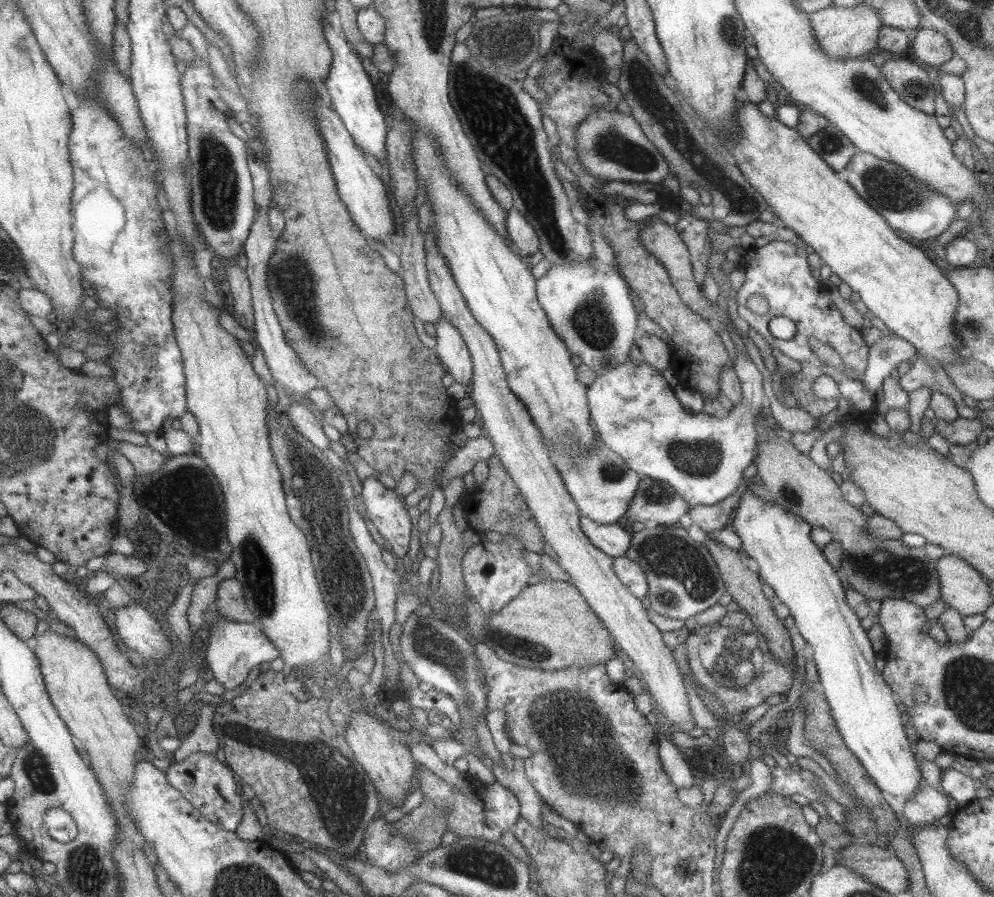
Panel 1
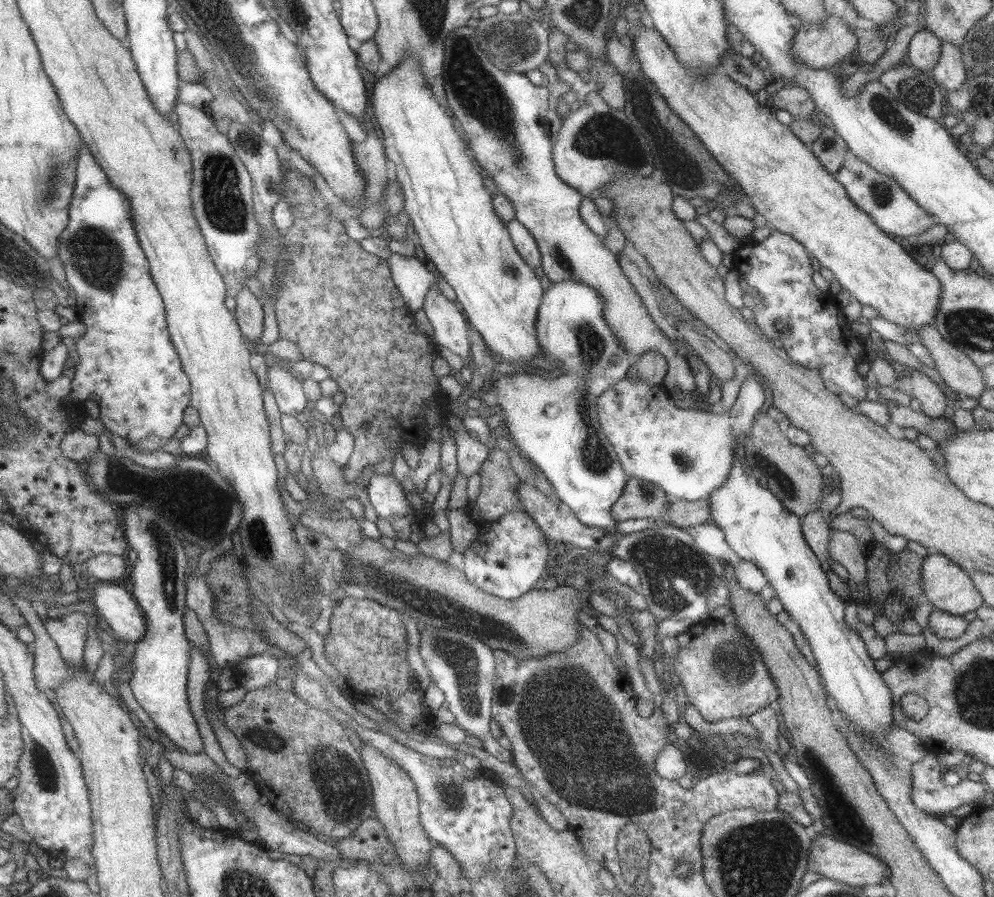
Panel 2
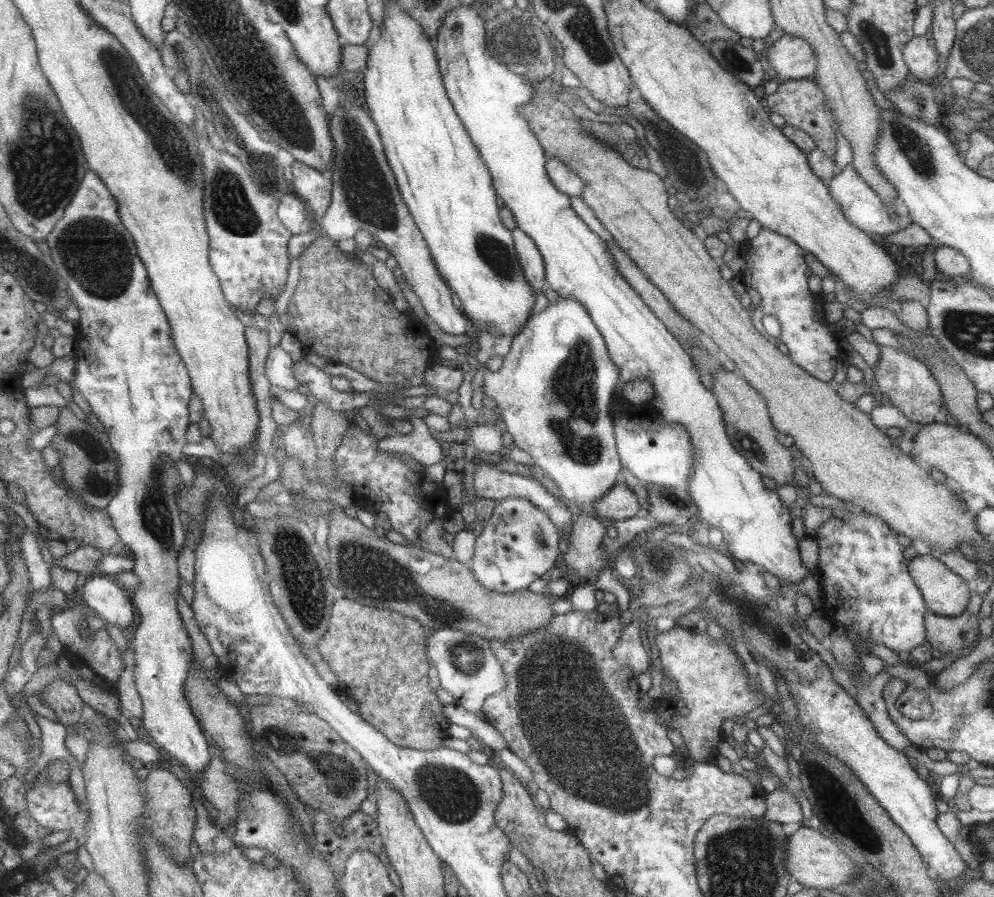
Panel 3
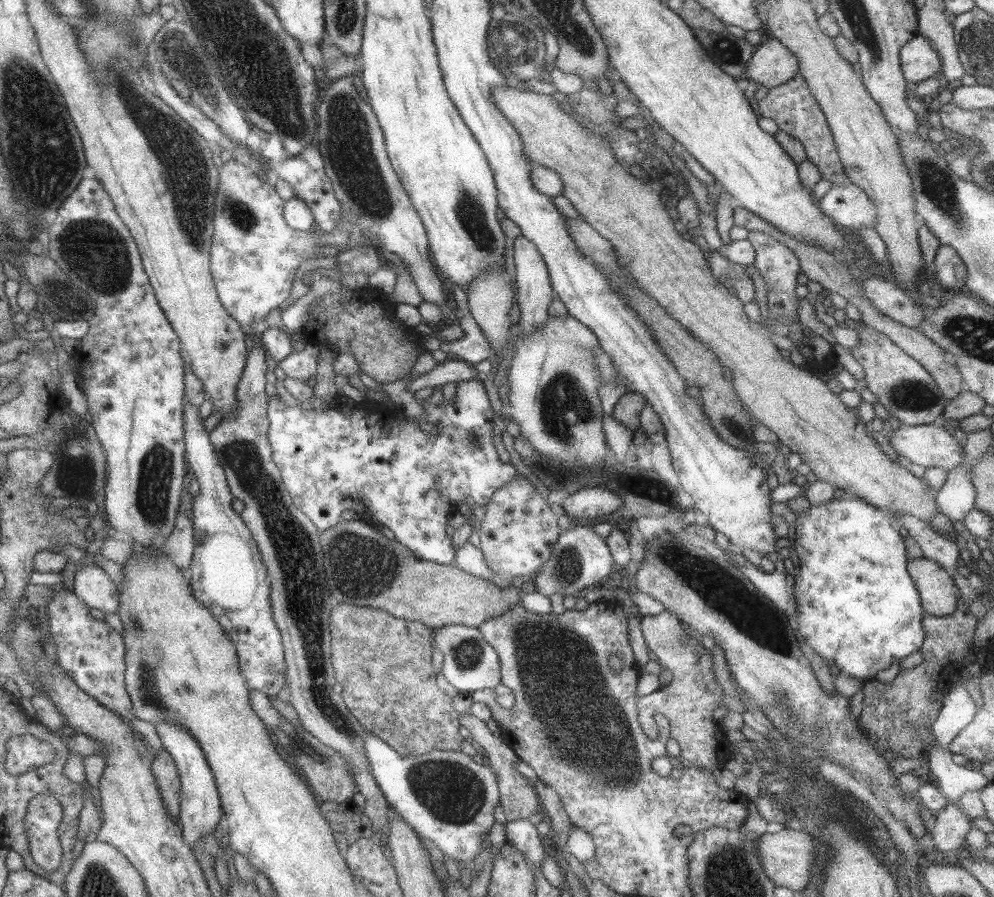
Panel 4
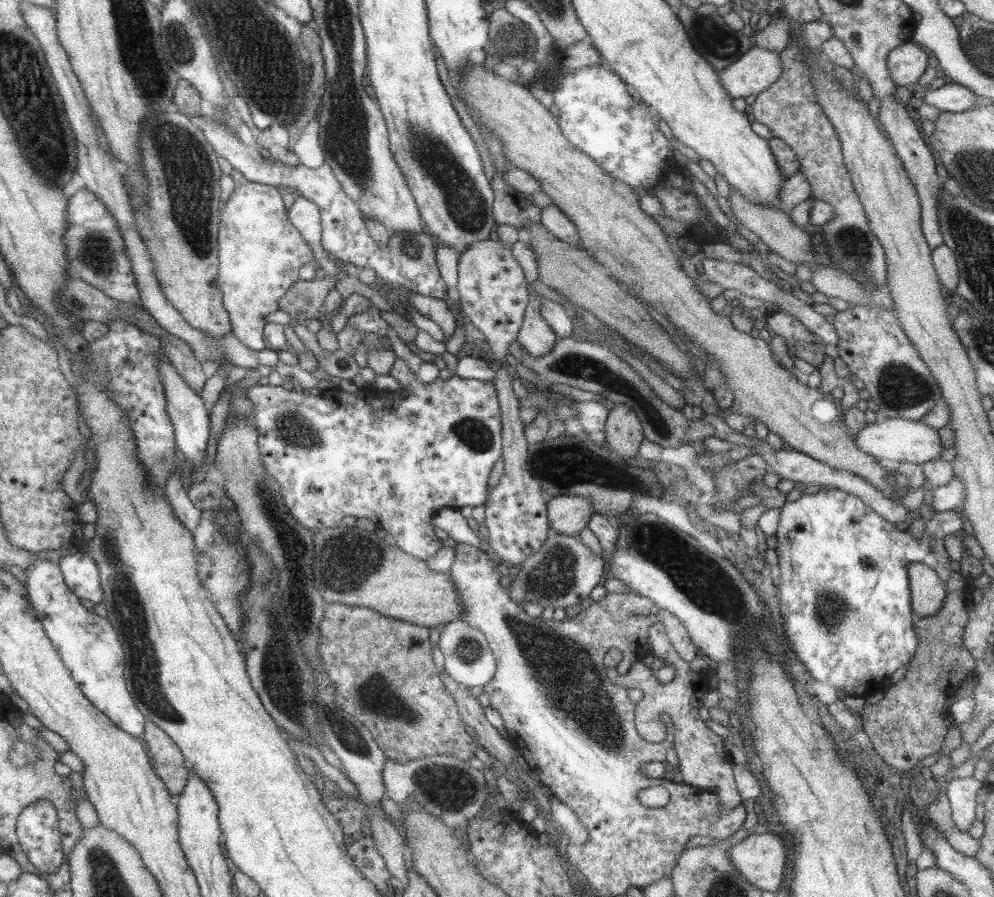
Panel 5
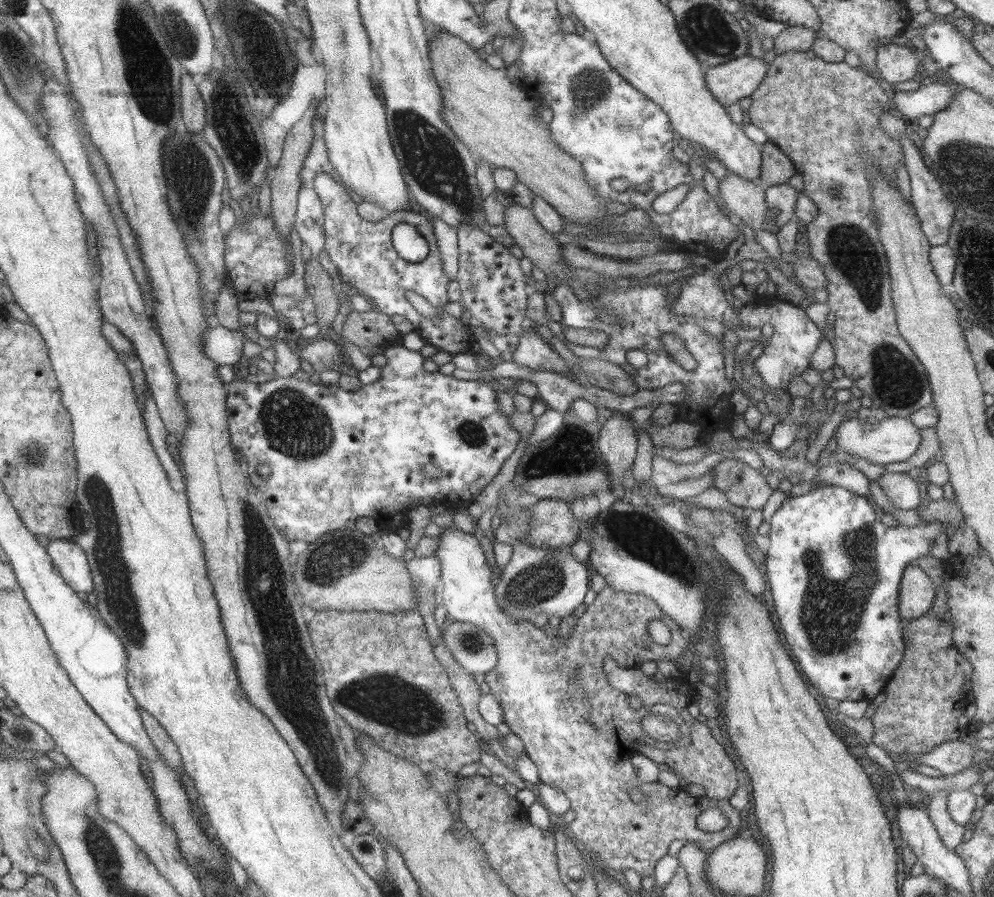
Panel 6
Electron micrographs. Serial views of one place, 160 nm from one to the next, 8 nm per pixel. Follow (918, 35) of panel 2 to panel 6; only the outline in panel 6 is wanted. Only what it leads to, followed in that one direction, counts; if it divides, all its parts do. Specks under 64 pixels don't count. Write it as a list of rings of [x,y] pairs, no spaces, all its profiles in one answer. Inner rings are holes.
[[[887,44],[879,46],[875,52],[876,77],[890,84],[905,82],[916,73],[917,59],[910,48]]]

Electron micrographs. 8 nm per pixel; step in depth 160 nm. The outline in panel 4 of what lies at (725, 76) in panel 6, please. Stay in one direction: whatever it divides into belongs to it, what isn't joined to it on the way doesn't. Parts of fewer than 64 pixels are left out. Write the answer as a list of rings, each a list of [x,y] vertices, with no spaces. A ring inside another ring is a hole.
[[[771,38],[755,47],[742,78],[755,82],[757,88],[771,89],[787,82],[795,73],[798,73],[798,62],[793,53]]]

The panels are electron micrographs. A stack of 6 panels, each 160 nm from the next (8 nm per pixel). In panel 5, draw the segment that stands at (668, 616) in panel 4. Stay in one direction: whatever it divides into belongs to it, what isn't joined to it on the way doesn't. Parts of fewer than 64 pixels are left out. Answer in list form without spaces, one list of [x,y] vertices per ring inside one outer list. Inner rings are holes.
[[[655,622],[648,628],[648,639],[650,640],[649,654],[664,660],[665,664],[674,668],[675,675],[669,682],[659,682],[654,676],[654,671],[649,667],[646,668],[639,661],[631,665],[627,672],[622,670],[615,672],[613,668],[605,666],[607,678],[613,684],[642,691],[643,697],[634,708],[634,716],[637,718],[641,718],[641,712],[645,714],[645,718],[649,718],[651,714],[657,716],[659,712],[664,712],[670,717],[675,728],[672,748],[675,749],[678,760],[675,770],[678,780],[699,789],[713,788],[718,796],[718,806],[722,810],[731,810],[740,806],[742,800],[737,792],[732,773],[733,762],[727,751],[723,750],[723,739],[705,727],[705,723],[699,719],[697,713],[697,709],[702,706],[703,694],[710,690],[708,677],[705,673],[693,673],[689,669],[689,663],[678,656],[670,639],[666,636],[665,627],[660,622]]]

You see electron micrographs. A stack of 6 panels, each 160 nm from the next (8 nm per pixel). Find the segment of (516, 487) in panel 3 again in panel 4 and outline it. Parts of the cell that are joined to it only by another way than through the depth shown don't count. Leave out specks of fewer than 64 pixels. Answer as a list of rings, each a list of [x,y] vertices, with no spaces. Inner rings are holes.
[[[471,379],[457,382],[455,396],[451,400],[443,399],[437,406],[424,406],[419,418],[404,416],[404,421],[400,421],[403,415],[395,406],[389,408],[369,398],[353,403],[351,410],[339,407],[346,401],[341,397],[327,410],[305,410],[284,393],[268,400],[267,441],[271,448],[271,459],[280,470],[292,505],[305,514],[320,533],[330,532],[341,523],[341,512],[352,510],[372,526],[391,530],[394,539],[417,558],[448,565],[455,556],[455,550],[451,538],[445,535],[445,527],[449,517],[455,514],[457,504],[470,496],[474,506],[482,507],[493,492],[519,476],[511,463],[503,463],[496,457],[492,431],[494,413],[481,381]],[[419,423],[432,425],[431,436],[421,431]]]

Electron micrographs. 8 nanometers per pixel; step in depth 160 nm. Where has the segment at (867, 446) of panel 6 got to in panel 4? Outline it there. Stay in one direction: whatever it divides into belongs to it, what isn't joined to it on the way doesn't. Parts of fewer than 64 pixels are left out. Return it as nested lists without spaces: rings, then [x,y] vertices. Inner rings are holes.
[[[939,422],[927,425],[900,425],[891,433],[885,433],[889,446],[898,456],[906,458],[911,463],[926,468],[941,467],[946,471],[961,464],[963,448],[955,441],[952,434],[947,433],[946,427]]]

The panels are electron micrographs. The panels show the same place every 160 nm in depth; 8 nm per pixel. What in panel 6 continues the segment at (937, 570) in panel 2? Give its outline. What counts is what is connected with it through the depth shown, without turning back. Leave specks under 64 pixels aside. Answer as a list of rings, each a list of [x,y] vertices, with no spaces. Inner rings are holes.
[[[912,563],[902,570],[899,583],[897,612],[901,620],[920,617],[929,610],[936,587],[925,572]]]

